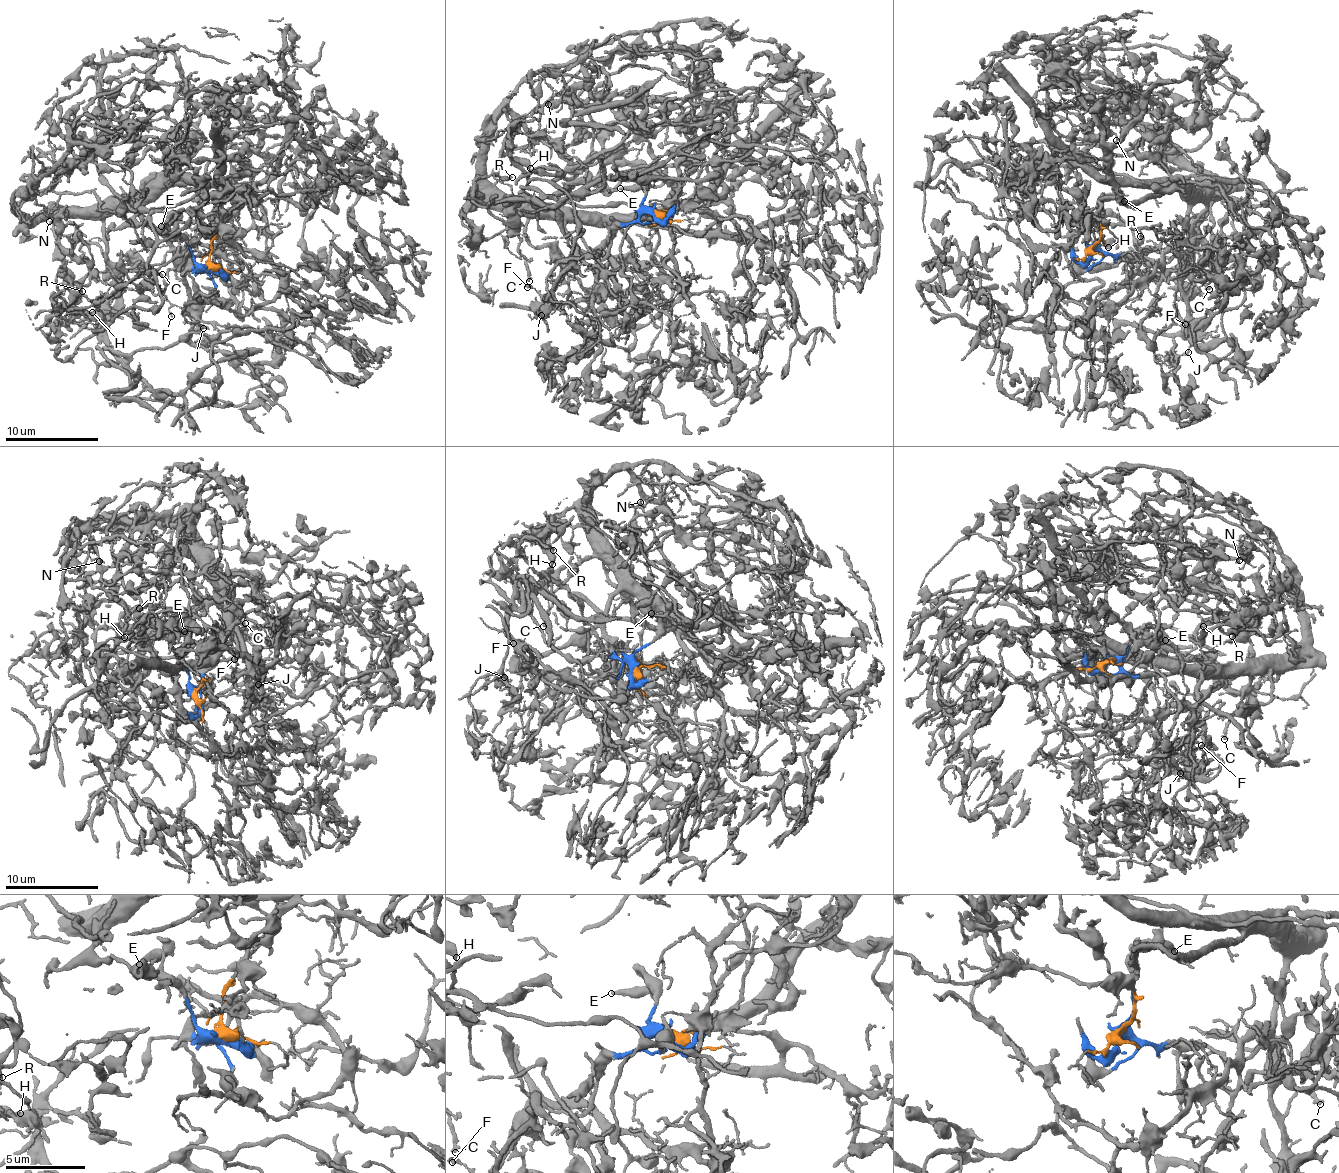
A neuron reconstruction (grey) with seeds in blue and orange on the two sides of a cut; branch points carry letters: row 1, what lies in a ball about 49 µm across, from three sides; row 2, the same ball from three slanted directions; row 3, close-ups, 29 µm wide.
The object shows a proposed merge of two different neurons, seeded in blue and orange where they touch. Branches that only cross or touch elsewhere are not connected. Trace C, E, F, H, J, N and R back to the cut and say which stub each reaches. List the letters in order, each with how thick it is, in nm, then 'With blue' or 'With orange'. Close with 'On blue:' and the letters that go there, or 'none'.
C: Thickness 240 nm. With orange
E: Thickness 280 nm. With blue
F: Thickness 110 nm. With orange
H: Thickness 440 nm. With blue
J: Thickness 150 nm. With orange
N: Thickness 150 nm. With orange
R: Thickness 340 nm. With blue
On blue: E, H, R

